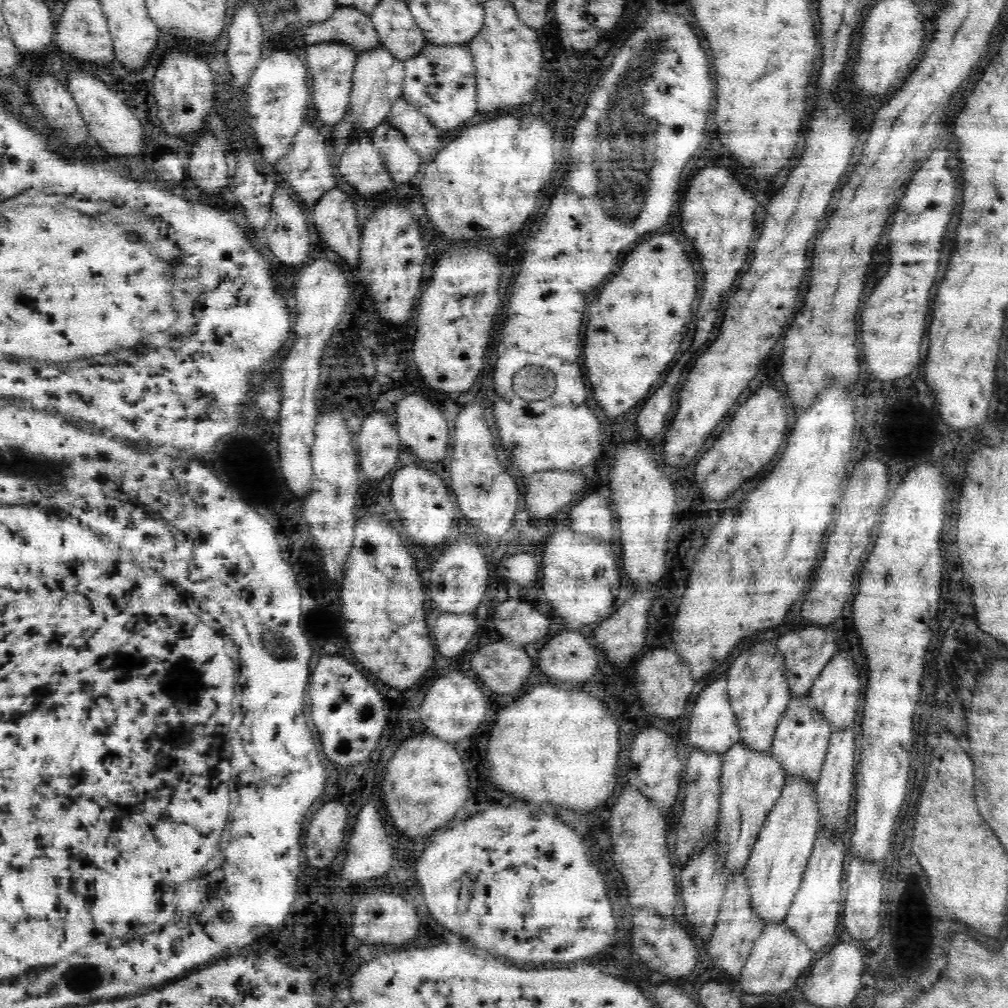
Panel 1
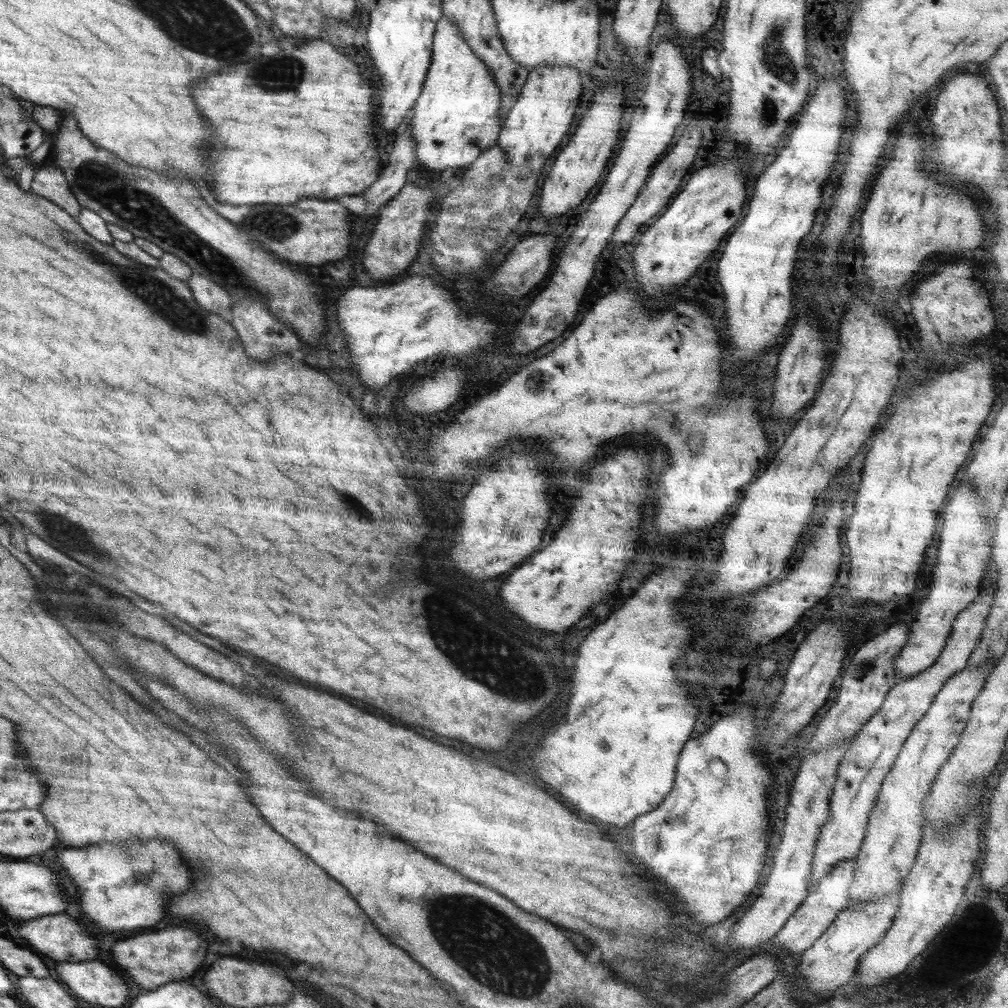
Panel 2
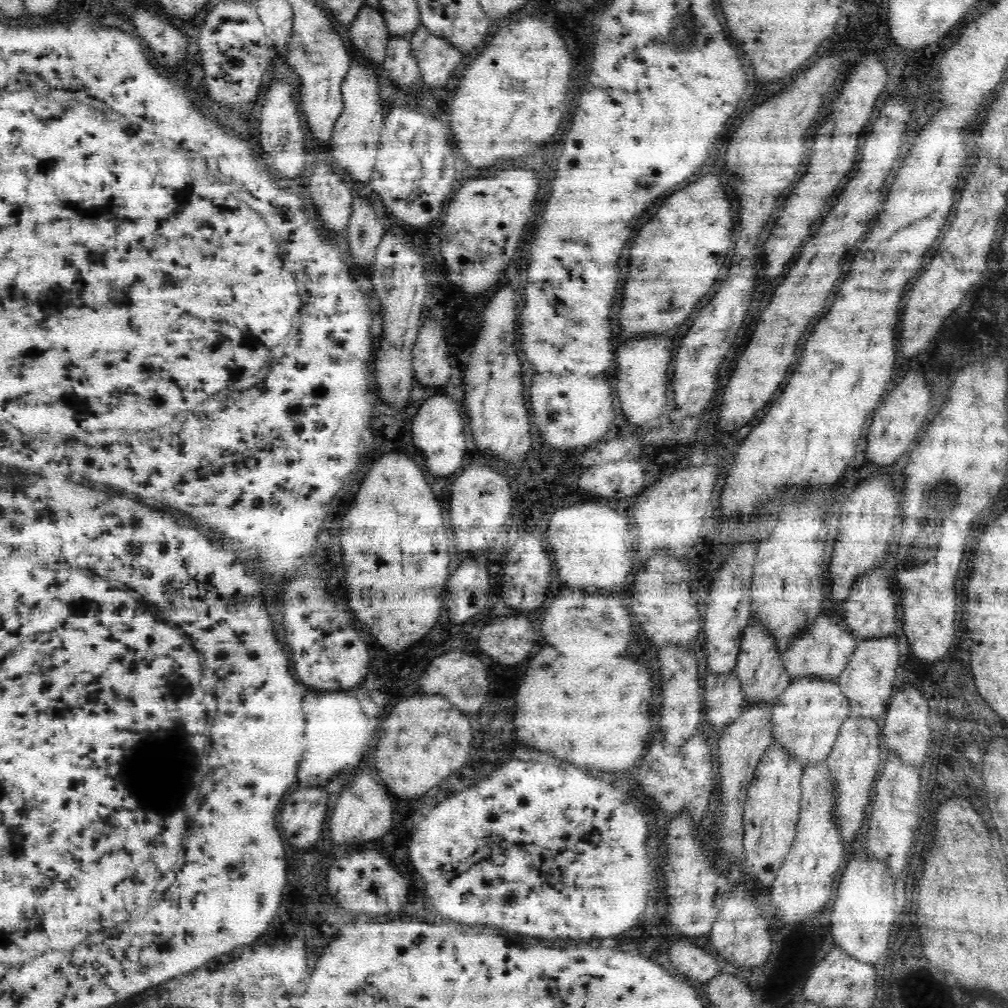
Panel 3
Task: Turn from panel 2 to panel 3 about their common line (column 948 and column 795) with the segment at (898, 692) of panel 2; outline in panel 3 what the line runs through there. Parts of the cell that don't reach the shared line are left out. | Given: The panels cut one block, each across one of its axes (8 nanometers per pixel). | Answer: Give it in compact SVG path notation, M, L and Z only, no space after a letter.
M826 614L818 615L817 619L807 624L781 654L790 681L804 676L837 680L856 650L859 640L846 629L846 626L834 624Z

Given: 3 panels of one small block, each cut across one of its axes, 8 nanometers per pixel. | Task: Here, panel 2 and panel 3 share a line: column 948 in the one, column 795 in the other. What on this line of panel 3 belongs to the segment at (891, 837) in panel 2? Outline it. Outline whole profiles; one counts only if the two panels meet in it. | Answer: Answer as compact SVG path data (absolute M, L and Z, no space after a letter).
M804 676L790 681L771 707L772 736L790 755L802 760L802 768L826 760L834 746L842 723L849 715L850 701L842 693L838 680Z

